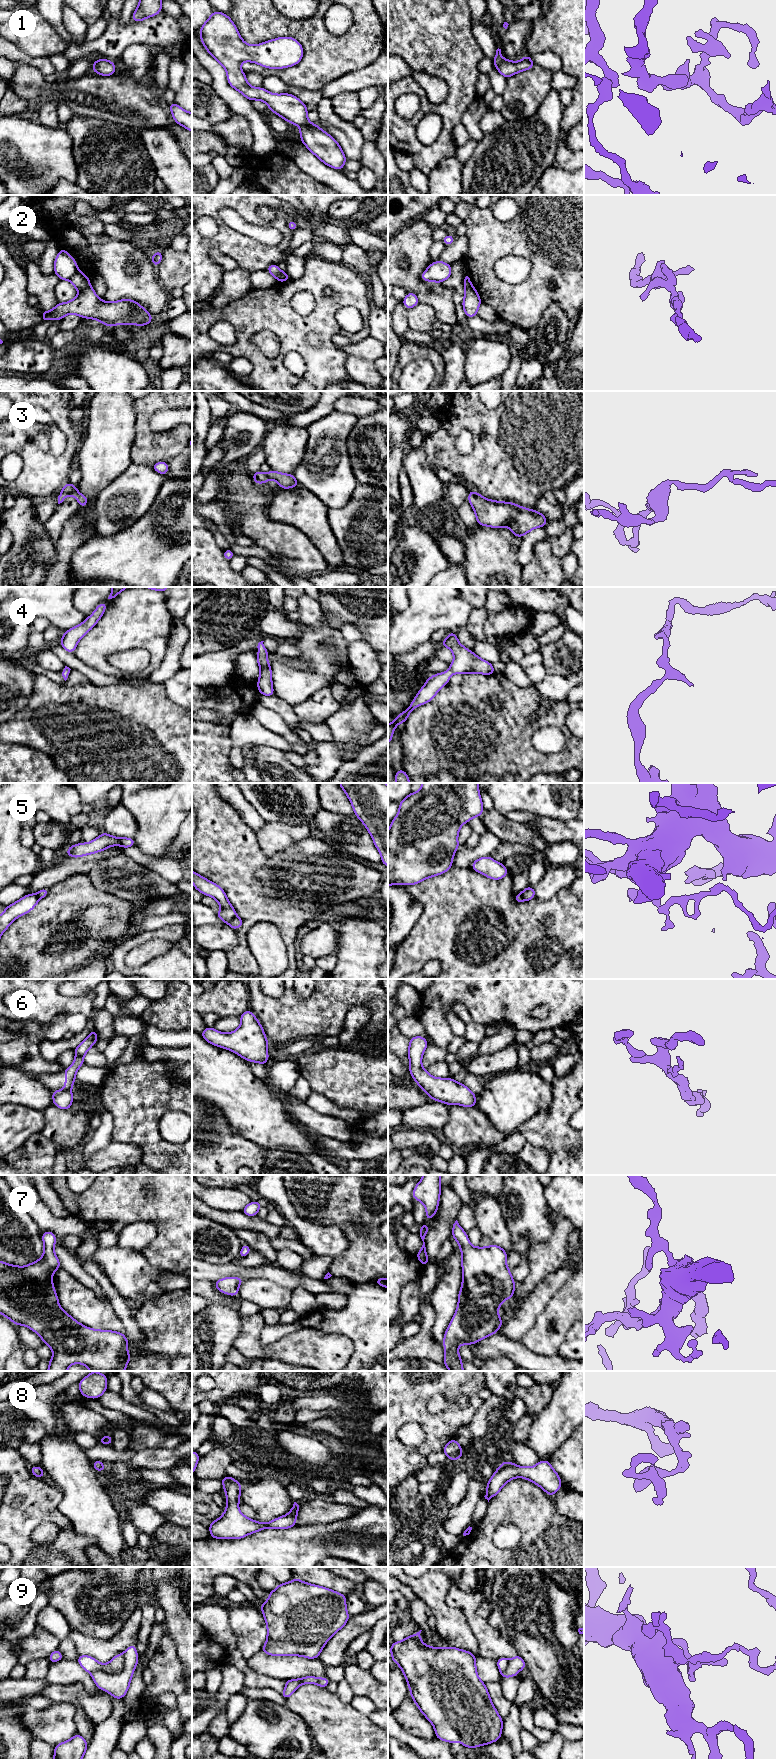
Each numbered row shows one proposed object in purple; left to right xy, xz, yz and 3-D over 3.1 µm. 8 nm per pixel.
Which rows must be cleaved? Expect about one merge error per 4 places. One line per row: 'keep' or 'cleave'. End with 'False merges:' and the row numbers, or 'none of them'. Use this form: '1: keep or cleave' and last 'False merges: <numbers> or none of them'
1: keep
2: cleave
3: keep
4: keep
5: cleave
6: cleave
7: keep
8: keep
9: cleave
False merges: 2, 5, 6, 9

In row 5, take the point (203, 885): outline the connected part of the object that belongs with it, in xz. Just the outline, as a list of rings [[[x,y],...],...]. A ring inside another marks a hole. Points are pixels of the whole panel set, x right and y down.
[[[192,870],[193,887],[201,892],[203,895],[208,895],[215,900],[221,906],[221,910],[216,912],[217,917],[229,924],[230,921],[237,916],[235,909],[230,904],[224,890],[217,884],[209,881],[208,879],[200,876]]]

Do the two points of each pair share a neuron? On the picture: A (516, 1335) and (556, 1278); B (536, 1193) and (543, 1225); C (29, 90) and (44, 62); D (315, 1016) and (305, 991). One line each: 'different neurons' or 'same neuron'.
A: same neuron
B: same neuron
C: different neurons
D: different neurons

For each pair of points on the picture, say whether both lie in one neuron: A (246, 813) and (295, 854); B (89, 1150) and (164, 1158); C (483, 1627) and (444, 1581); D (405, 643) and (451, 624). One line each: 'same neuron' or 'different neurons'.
A: different neurons
B: different neurons
C: different neurons
D: same neuron

